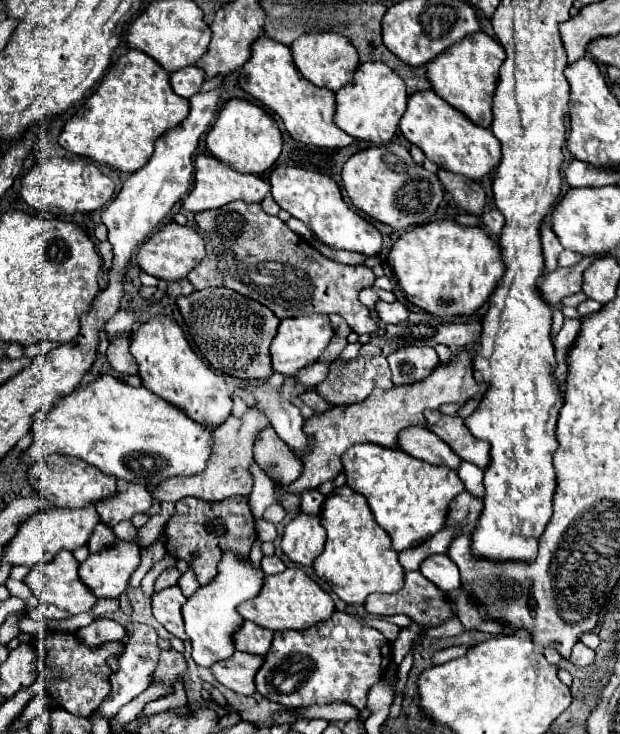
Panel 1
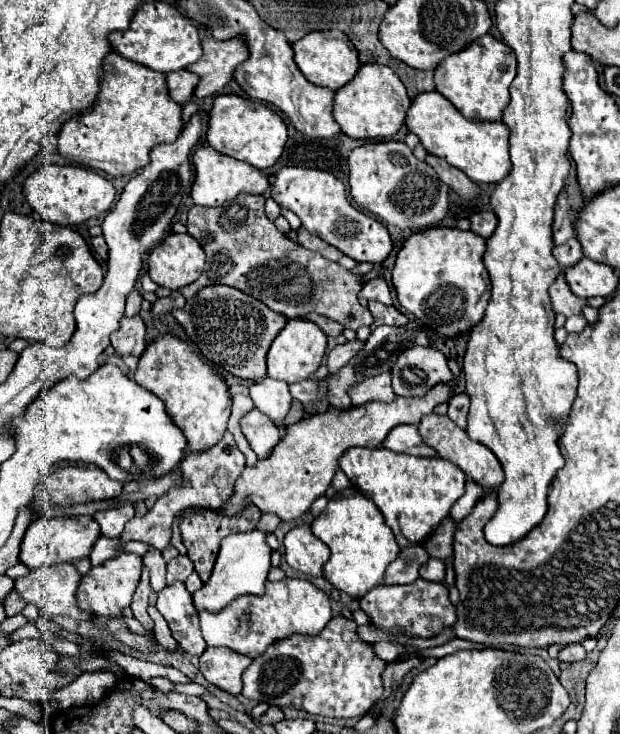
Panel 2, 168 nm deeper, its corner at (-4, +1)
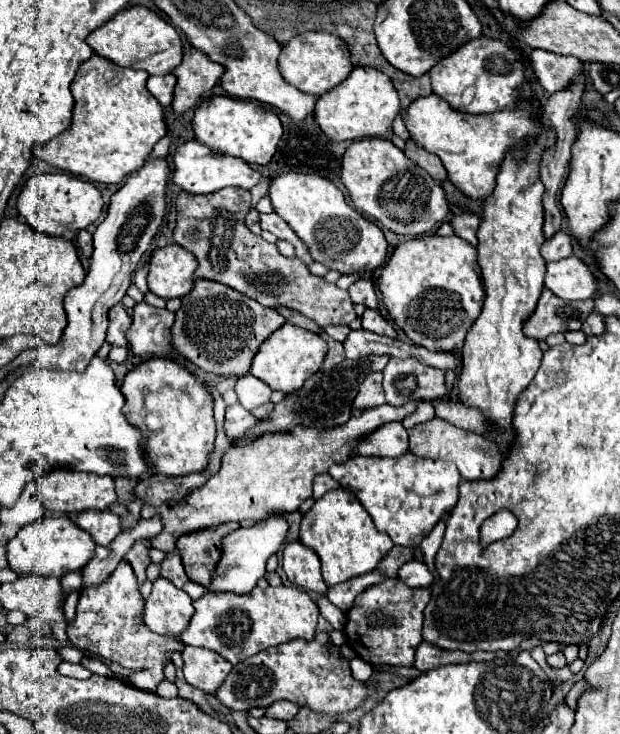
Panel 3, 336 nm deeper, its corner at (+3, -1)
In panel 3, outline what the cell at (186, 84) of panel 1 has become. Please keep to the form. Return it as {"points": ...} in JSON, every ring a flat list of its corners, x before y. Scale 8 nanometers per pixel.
{"points":[[163,75,163,77,149,77,147,81,147,87,151,91,151,95,163,105,163,107,169,107,173,103,173,89,177,85,177,79,175,75]]}

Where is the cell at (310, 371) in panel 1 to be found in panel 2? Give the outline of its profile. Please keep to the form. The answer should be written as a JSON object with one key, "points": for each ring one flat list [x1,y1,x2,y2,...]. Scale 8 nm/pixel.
{"points":[[358,339,346,341,344,345,336,345,336,347,328,353,328,371,330,371,330,373,340,371,340,369,362,349,362,345,364,345,364,341,358,341]]}

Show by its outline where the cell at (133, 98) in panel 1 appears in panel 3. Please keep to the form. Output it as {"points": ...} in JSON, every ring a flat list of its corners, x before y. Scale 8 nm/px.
{"points":[[93,55,85,63,79,65,77,75,71,83,71,91,75,97,73,107,73,123,67,131,53,137,49,143,41,145,39,151,35,151,45,163,63,169,67,173,85,177,87,181,99,181,99,183,121,183,127,175,141,169,147,155,153,151,153,145,167,135,167,125,163,117,163,107,159,101,147,91,147,71,137,69,125,69,115,65,113,61]]}

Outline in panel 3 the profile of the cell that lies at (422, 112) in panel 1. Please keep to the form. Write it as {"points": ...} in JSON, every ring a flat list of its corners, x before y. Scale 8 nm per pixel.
{"points":[[435,93,415,99,405,109,403,123,419,147,443,161,453,185,473,199,485,199,495,189,495,177,509,147,519,145,519,141,525,137,537,135,539,125,531,117,527,103,521,103,515,109,497,111,495,115,463,115,453,111,449,103]]}

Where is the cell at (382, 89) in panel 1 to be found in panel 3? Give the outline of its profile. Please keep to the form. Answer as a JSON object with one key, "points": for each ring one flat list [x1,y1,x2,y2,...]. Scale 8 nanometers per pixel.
{"points":[[355,67,351,75,323,93,315,105,315,121,333,141,357,141,365,137,385,137,391,131,393,119,401,113,399,95,391,79,373,67]]}

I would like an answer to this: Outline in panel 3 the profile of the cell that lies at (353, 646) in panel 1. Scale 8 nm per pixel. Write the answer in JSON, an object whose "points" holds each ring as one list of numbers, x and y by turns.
{"points":[[319,631,311,641,295,639,241,661,231,669,215,697,235,711,249,711,253,707,265,709,275,701,287,699,315,713,341,715,357,709,369,697,369,689,351,675,349,659,341,657,341,647,331,643,329,633]]}

